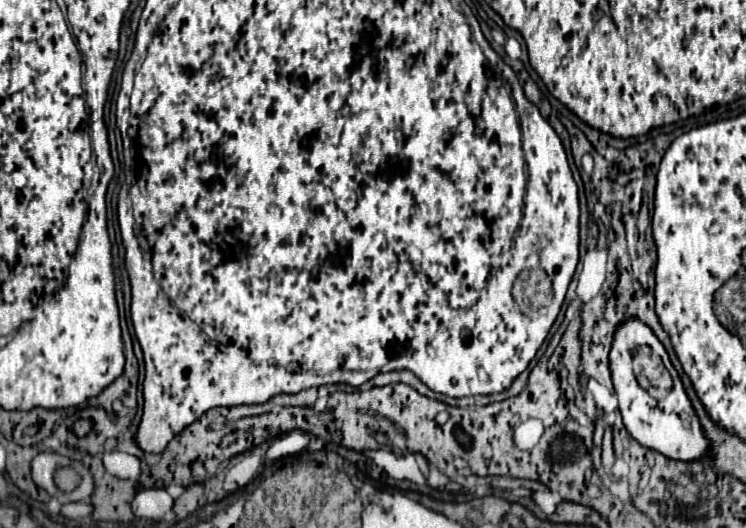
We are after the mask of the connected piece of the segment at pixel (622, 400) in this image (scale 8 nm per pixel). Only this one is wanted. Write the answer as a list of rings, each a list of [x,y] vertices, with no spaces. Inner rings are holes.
[[[635,319],[623,323],[615,333],[609,361],[611,361],[611,377],[613,377],[613,385],[615,385],[615,395],[619,399],[619,411],[623,415],[623,423],[625,423],[625,427],[633,439],[637,439],[641,445],[645,445],[649,449],[659,451],[665,457],[677,459],[677,461],[697,461],[697,459],[703,459],[711,451],[709,437],[703,433],[697,411],[691,405],[691,399],[687,397],[683,383],[681,383],[675,367],[671,365],[669,357],[667,357],[667,351],[663,349],[661,341],[655,337],[655,333],[647,325],[643,325],[641,321],[635,321]],[[641,345],[651,347],[651,351],[655,351],[661,357],[663,365],[667,367],[667,371],[673,377],[673,389],[663,399],[651,397],[649,391],[645,391],[639,385],[639,381],[633,373],[631,351],[635,347],[641,347]]]

